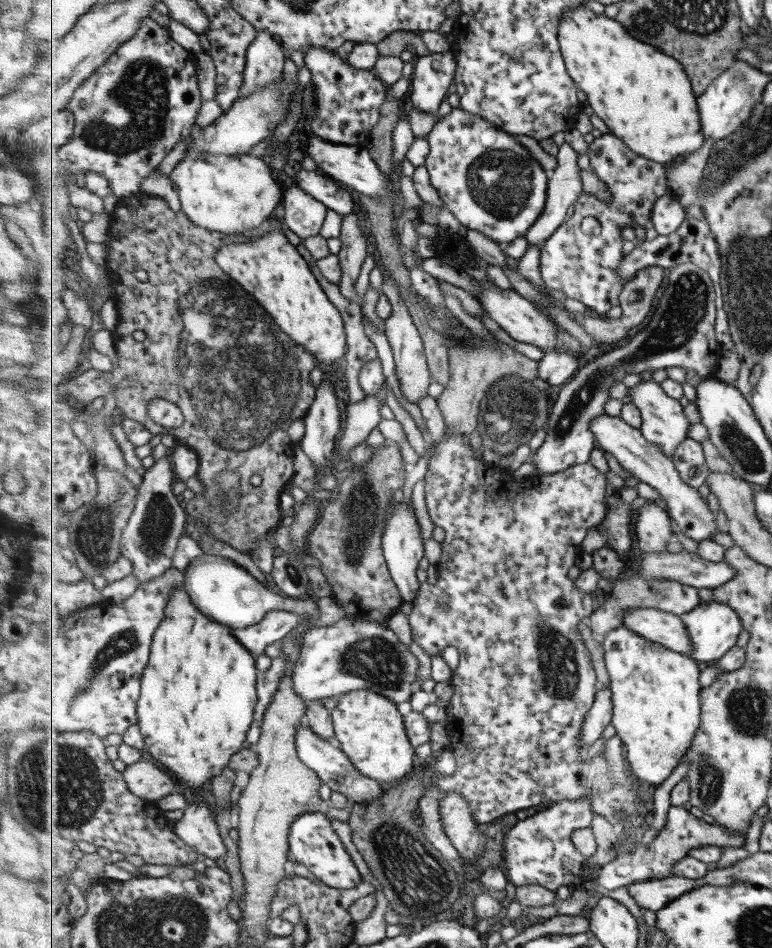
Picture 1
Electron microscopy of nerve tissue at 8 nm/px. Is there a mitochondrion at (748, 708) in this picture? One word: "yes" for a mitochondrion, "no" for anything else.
yes

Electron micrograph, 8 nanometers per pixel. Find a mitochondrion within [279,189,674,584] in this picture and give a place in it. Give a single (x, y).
(511, 413)

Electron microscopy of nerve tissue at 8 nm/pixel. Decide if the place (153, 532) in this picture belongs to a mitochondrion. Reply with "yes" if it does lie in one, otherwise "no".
yes

